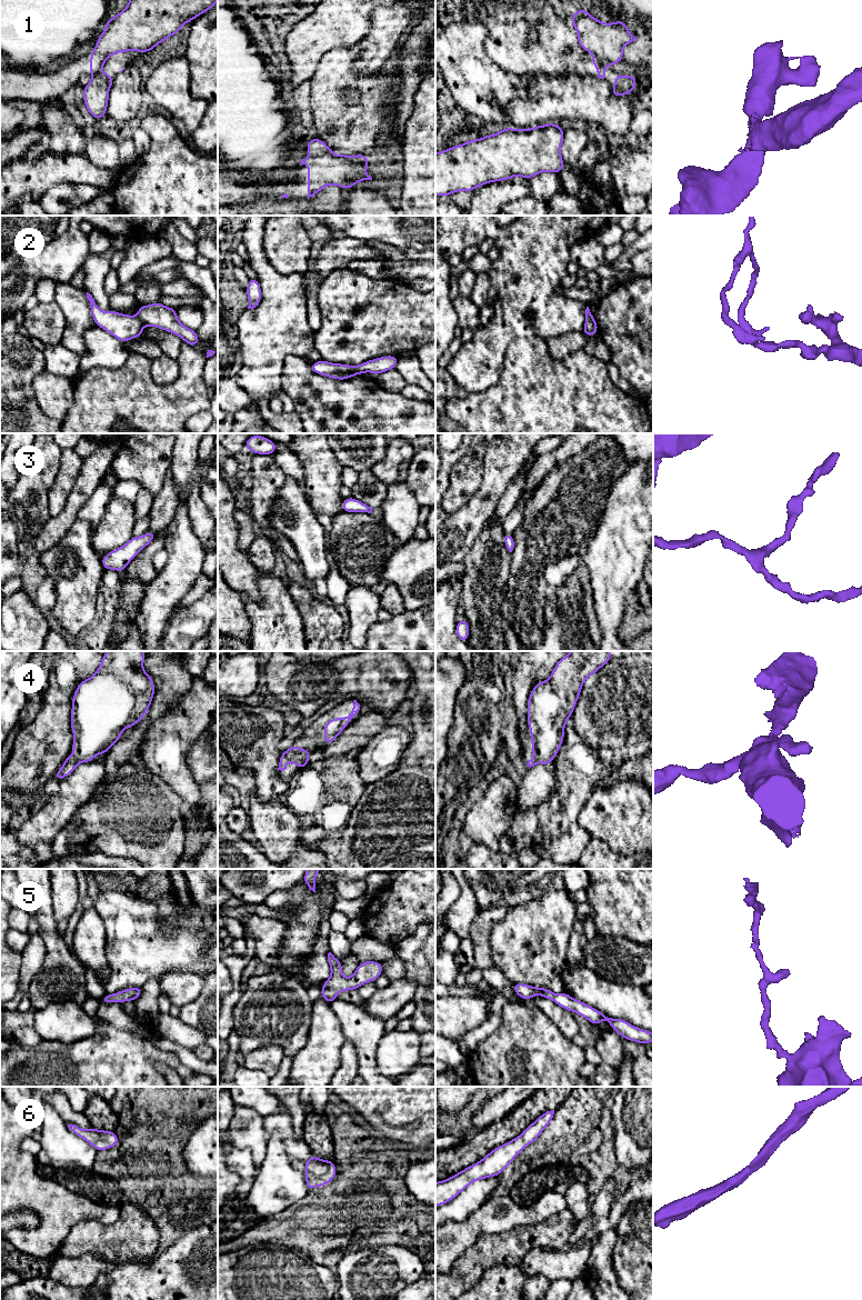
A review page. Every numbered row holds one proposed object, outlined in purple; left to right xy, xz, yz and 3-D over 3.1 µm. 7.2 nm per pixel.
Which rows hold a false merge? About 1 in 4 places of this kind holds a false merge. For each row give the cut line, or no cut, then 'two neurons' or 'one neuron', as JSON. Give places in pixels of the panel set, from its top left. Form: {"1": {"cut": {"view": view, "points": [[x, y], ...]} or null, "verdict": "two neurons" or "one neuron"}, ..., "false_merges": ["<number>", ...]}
{"1": {"cut": {"view": "yz", "points": [[592, 52], [605, 66]]}, "verdict": "two neurons"}, "2": {"cut": {"view": "xy", "points": [[137, 316], [144, 324]]}, "verdict": "two neurons"}, "3": {"cut": null, "verdict": "one neuron"}, "4": {"cut": null, "verdict": "one neuron"}, "5": {"cut": null, "verdict": "one neuron"}, "6": {"cut": null, "verdict": "one neuron"}, "false_merges": ["1", "2"]}

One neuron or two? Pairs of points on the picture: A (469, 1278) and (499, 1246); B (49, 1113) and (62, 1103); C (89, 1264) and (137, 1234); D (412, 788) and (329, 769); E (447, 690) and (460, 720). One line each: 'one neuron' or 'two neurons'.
A: one neuron
B: two neurons
C: two neurons
D: two neurons
E: two neurons

